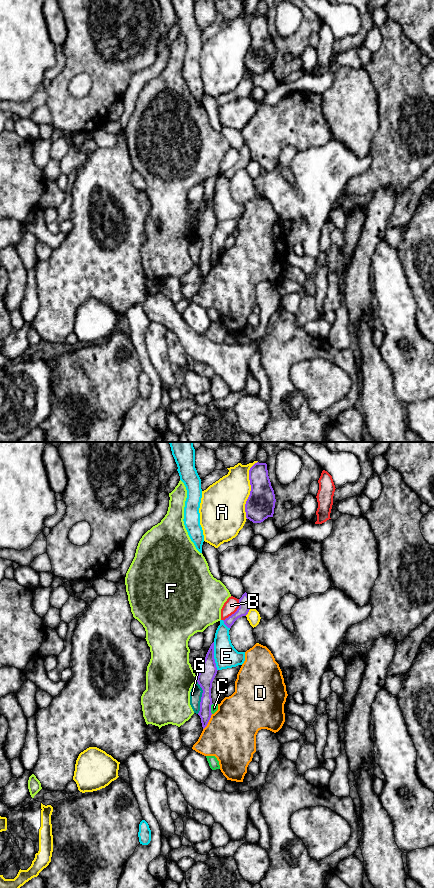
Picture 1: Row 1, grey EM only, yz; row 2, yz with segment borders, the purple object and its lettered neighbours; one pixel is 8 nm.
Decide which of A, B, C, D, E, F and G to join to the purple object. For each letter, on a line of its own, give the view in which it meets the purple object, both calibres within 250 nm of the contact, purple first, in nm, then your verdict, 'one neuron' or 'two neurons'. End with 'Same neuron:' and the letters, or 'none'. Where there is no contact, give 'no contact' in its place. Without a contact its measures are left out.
A: yz | 220/360 nm | two neurons
B: yz | 100/110 nm | two neurons
C: yz | 130/60 nm | two neurons
D: yz | 100/420 nm | two neurons
E: yz | 140/190 nm | two neurons
F: yz | 140/380 nm | two neurons
G: yz | 140/100 nm | two neurons
Same neuron: none

